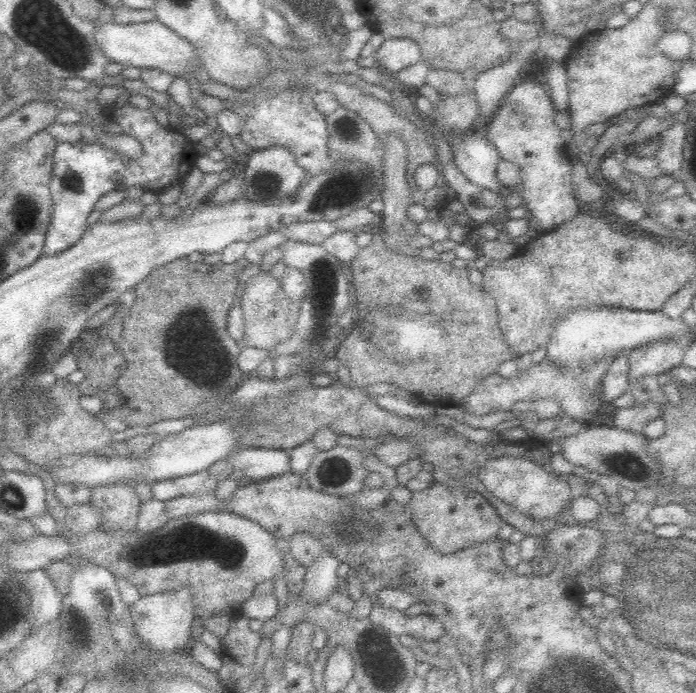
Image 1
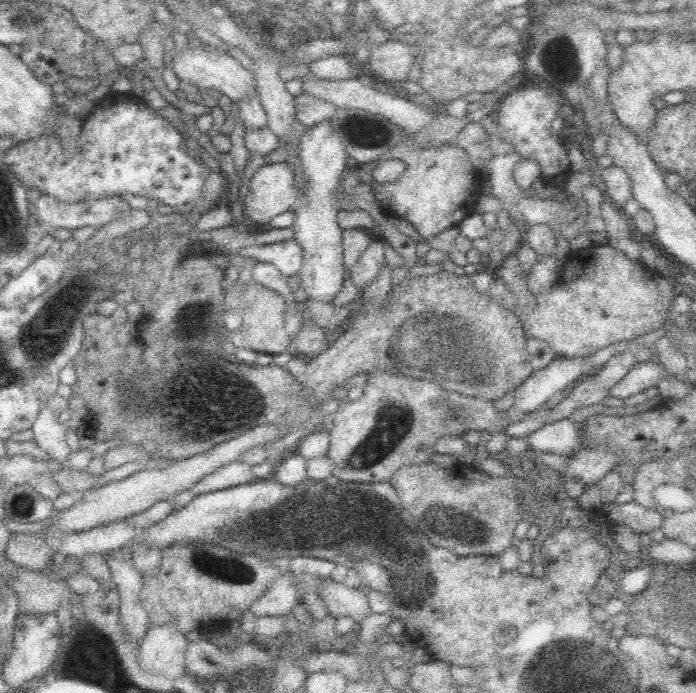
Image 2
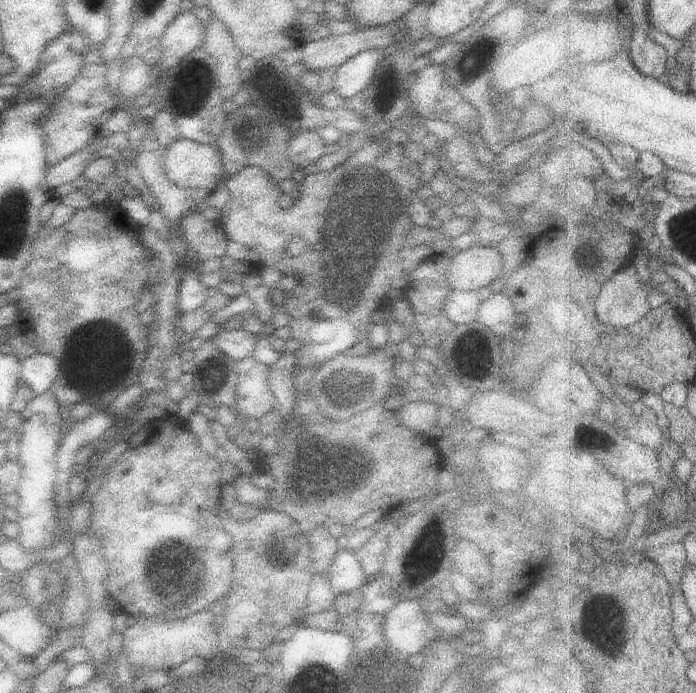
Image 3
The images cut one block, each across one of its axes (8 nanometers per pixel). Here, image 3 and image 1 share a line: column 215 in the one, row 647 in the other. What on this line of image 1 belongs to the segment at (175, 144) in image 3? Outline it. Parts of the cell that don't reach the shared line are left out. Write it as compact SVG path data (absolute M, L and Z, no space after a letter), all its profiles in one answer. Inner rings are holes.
M178 588L172 592L158 592L152 596L140 597L138 602L130 604L130 618L134 620L136 632L150 651L173 653L186 651L192 644L191 624L195 618L194 594L190 588Z

